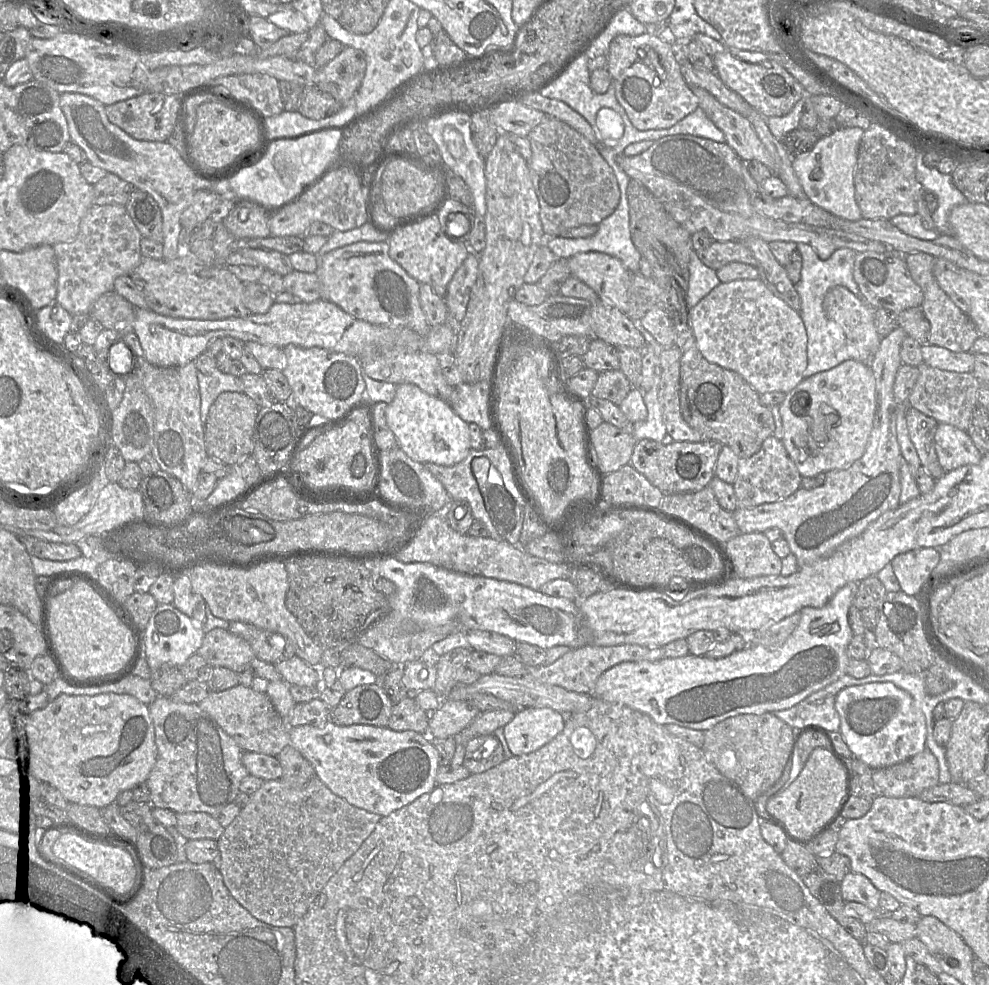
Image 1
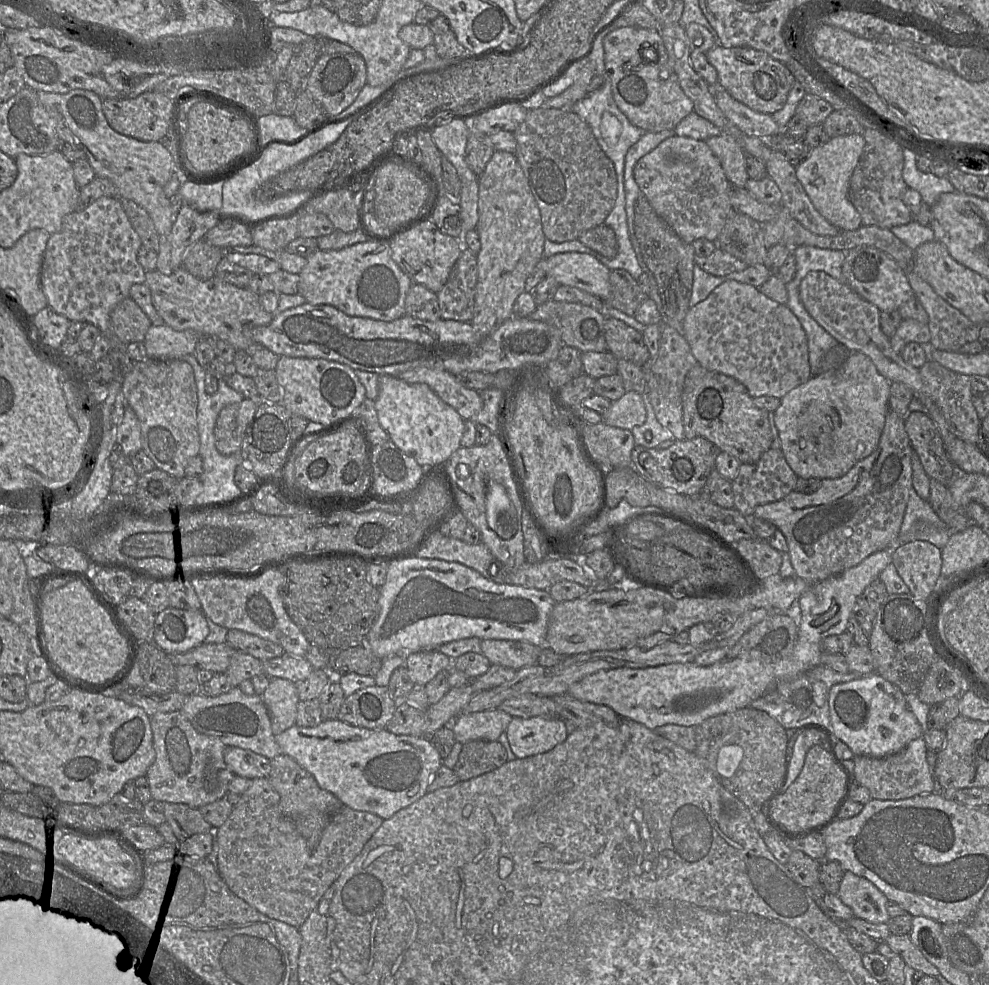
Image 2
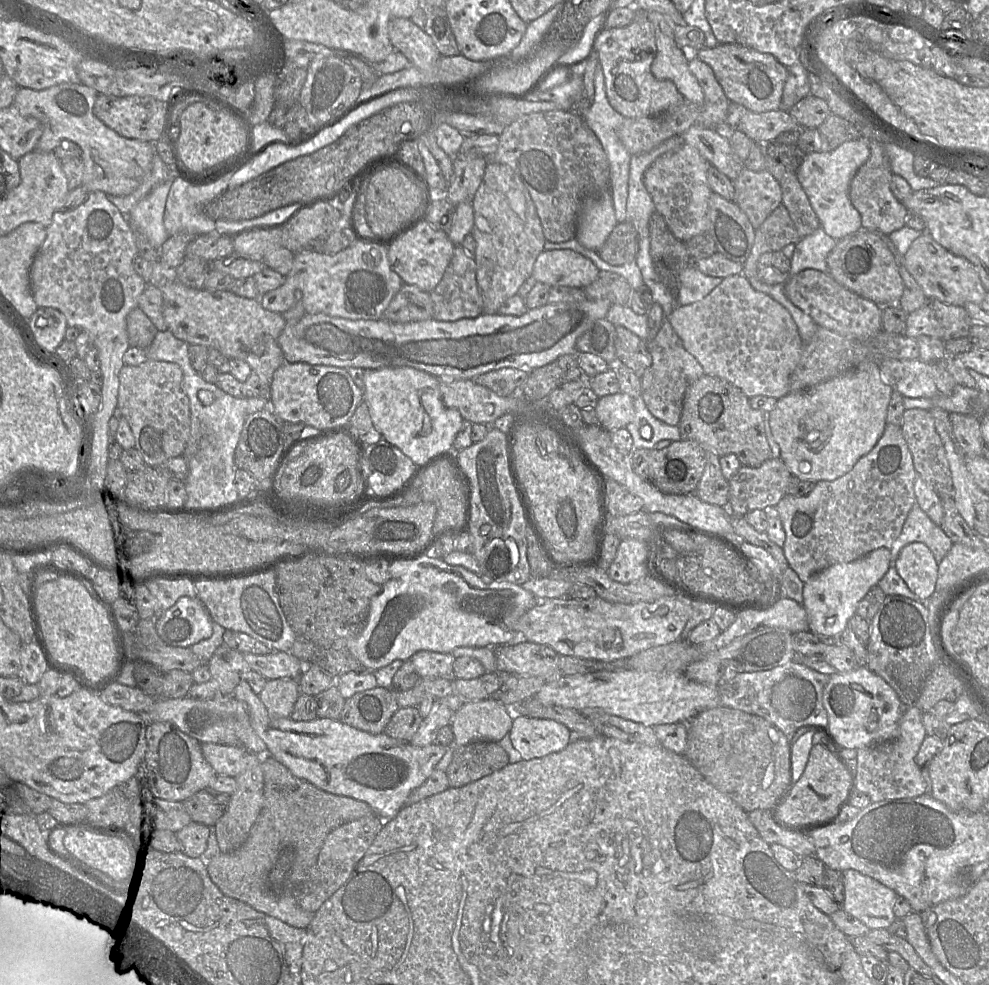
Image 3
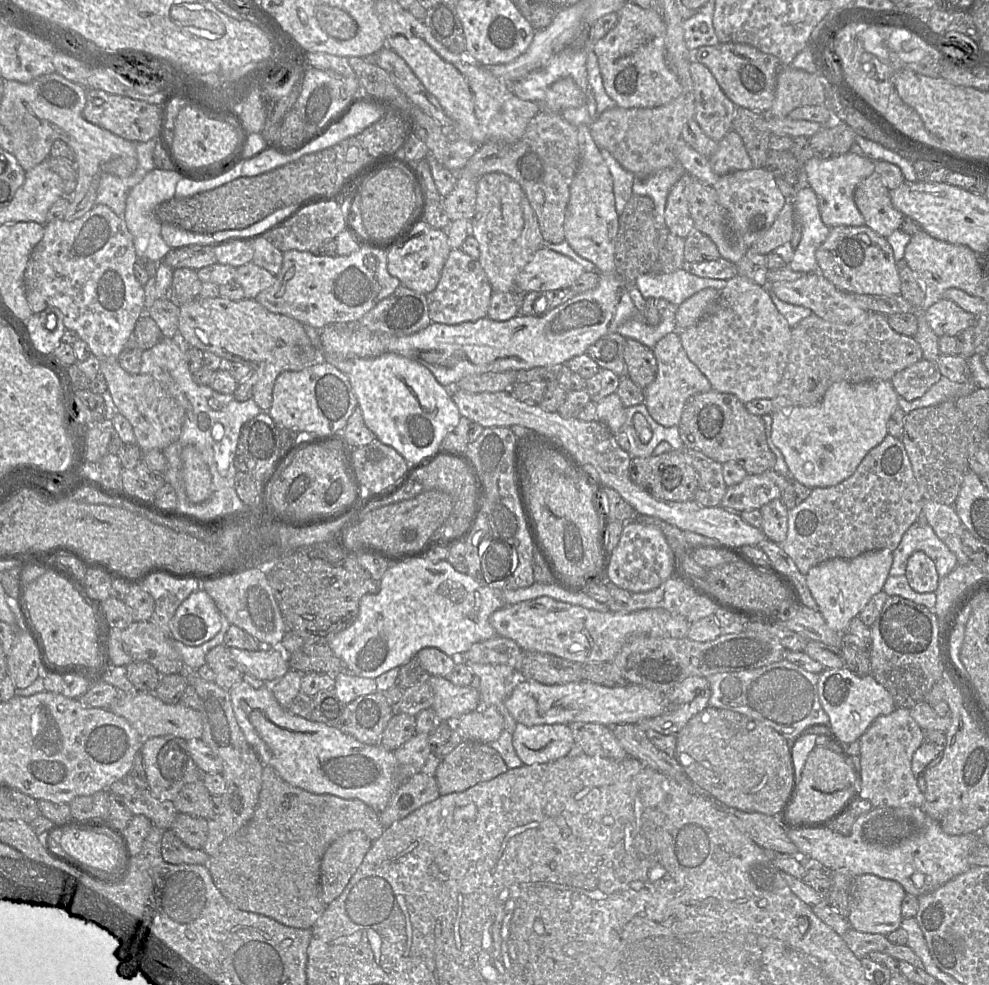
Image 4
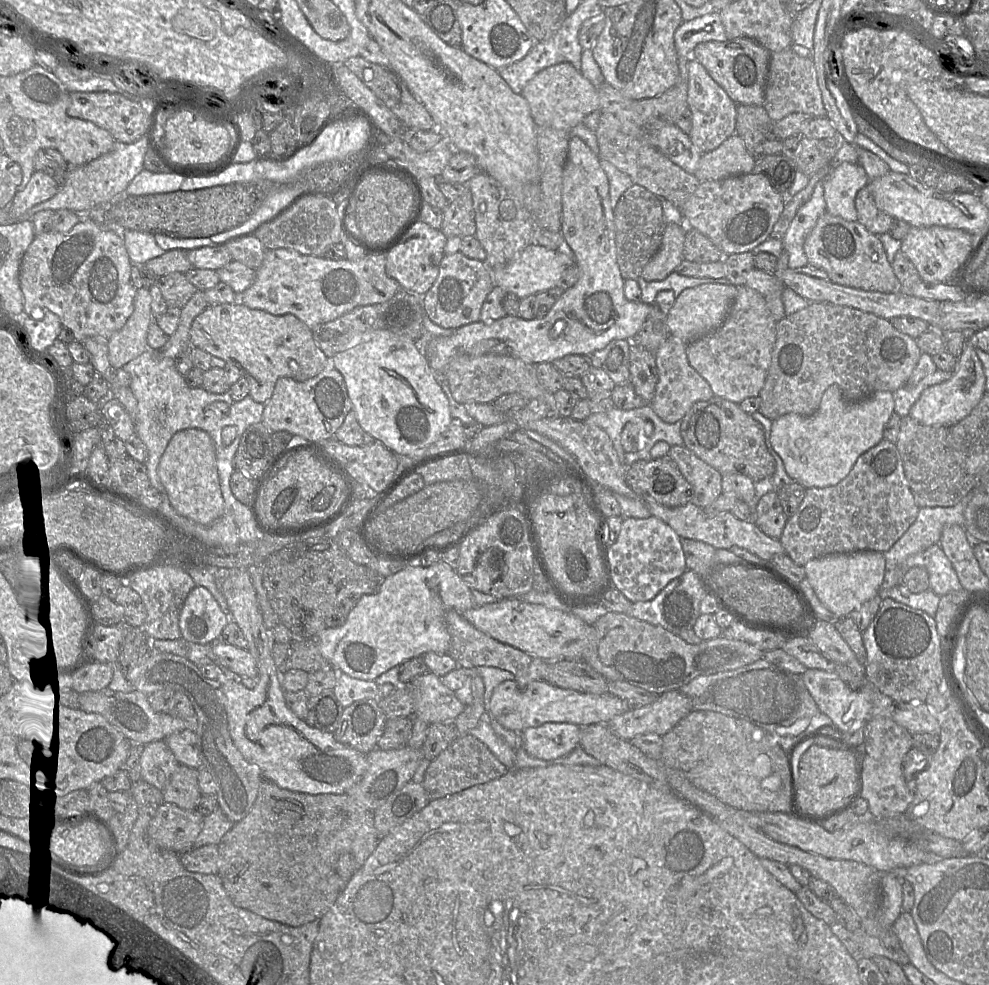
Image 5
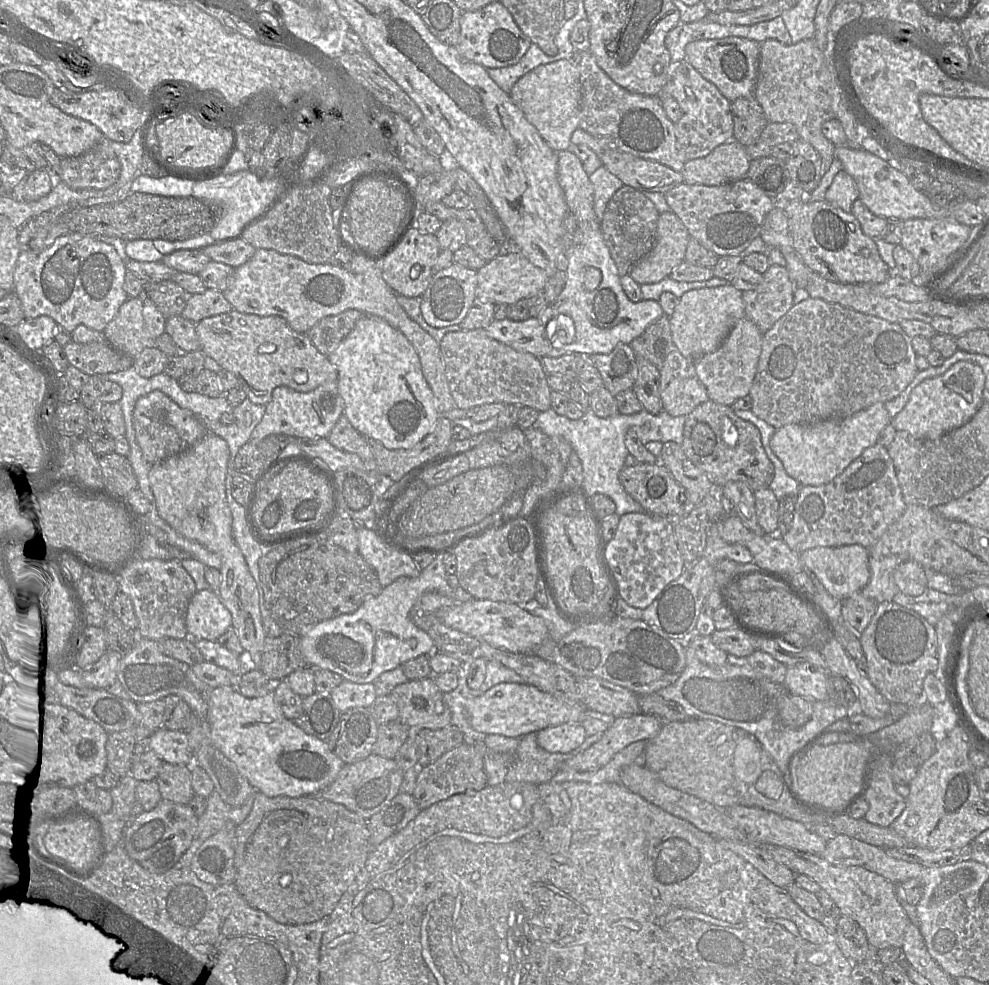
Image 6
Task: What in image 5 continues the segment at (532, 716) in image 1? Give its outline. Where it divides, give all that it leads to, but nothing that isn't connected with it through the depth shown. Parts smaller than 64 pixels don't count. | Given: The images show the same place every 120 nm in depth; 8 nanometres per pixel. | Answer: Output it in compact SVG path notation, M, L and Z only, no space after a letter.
M544 723L522 732L522 747L528 755L556 761L579 746L580 727L572 723Z

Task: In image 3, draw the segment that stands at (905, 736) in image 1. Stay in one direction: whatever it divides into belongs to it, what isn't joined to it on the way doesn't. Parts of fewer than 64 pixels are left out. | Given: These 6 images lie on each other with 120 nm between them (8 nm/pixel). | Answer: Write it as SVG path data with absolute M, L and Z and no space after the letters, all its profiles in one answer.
M866 666L849 672L836 672L823 691L823 705L828 715L828 729L840 748L859 749L893 739L898 735L904 705L896 691Z

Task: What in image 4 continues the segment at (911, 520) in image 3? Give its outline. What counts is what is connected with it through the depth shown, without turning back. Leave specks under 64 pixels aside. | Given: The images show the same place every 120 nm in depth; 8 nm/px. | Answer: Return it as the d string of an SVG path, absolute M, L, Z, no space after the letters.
M912 524L892 552L891 576L905 575L907 561L916 551L922 551L935 563L939 578L944 578L958 565L956 555L938 538L929 524Z

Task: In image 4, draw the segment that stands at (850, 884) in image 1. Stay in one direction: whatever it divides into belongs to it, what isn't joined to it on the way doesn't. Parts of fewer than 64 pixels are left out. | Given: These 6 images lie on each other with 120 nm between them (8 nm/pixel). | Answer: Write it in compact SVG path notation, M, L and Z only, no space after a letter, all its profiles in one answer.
M873 874L853 876L850 890L850 912L847 917L850 926L860 932L882 935L900 928L901 903L905 893L903 887L894 880L880 878Z

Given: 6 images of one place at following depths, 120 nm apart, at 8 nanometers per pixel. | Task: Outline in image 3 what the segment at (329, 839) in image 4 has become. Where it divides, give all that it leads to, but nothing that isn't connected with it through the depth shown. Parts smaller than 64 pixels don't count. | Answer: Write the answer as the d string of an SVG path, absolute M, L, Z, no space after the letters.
M263 756L262 770L264 803L248 838L238 849L205 860L208 873L226 896L238 899L290 926L307 929L315 913L302 909L292 896L275 894L269 886L269 873L279 853L284 848L294 850L292 868L295 882L301 883L315 865L328 834L344 823L371 815L373 811L362 801L325 792L294 776L287 767L271 756Z

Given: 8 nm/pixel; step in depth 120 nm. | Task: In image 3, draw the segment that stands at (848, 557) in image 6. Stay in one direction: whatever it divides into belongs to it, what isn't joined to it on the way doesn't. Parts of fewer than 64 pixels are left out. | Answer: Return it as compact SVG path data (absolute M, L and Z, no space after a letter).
M878 548L848 563L833 564L812 575L804 583L803 606L808 615L809 630L829 638L838 638L856 614L858 603L868 591L878 585L891 565L891 551Z

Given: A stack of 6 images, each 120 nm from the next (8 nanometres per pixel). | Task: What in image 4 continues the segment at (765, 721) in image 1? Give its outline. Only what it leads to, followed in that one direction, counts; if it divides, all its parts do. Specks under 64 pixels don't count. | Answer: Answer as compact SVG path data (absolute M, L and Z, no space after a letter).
M707 706L676 734L674 758L688 778L720 804L748 813L777 816L792 784L788 741L764 722Z

